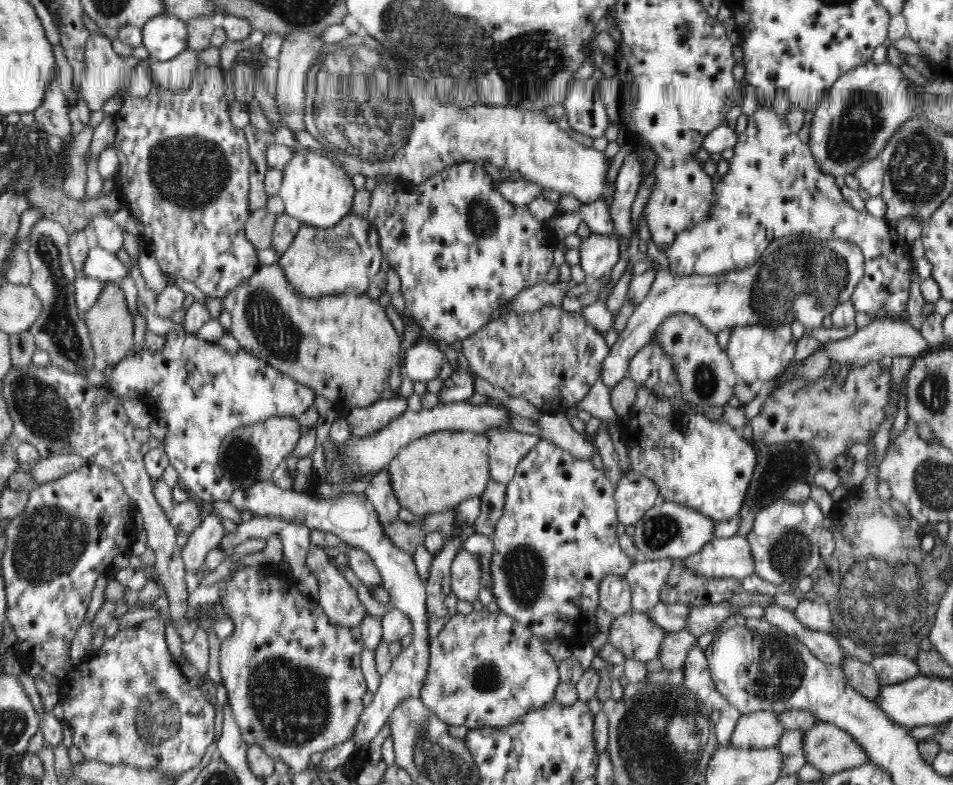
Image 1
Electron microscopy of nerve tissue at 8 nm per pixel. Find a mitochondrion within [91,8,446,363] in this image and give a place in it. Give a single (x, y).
(338, 89)

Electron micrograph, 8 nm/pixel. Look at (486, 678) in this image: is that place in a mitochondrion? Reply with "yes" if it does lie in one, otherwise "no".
yes

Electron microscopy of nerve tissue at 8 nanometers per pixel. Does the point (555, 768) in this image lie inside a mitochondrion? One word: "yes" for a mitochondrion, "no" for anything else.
no

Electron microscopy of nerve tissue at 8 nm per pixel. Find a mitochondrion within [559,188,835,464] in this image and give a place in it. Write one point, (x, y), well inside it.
(705, 385)

